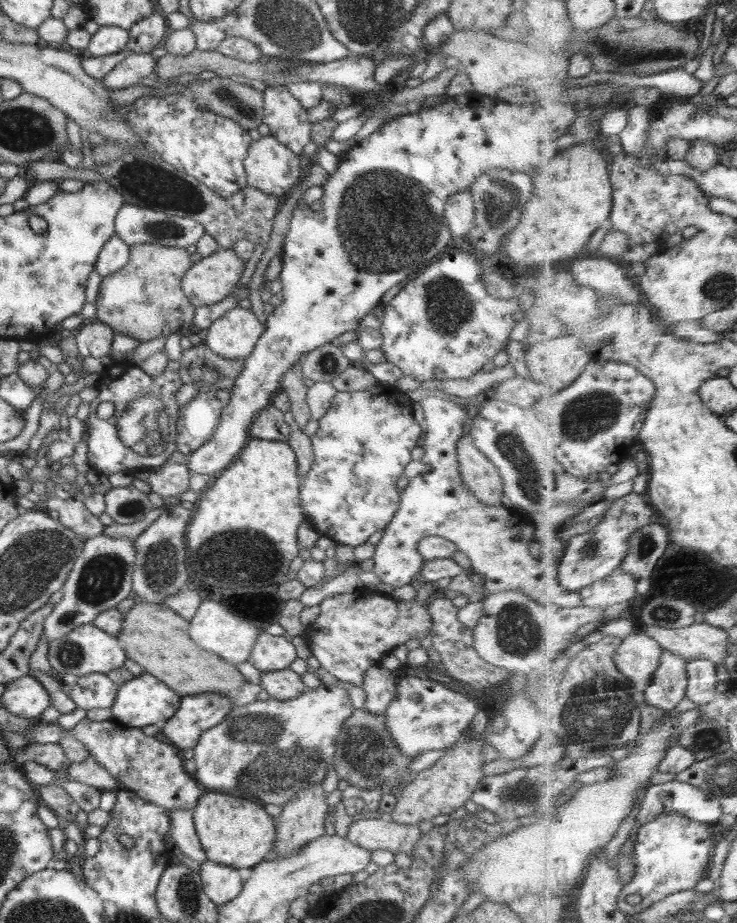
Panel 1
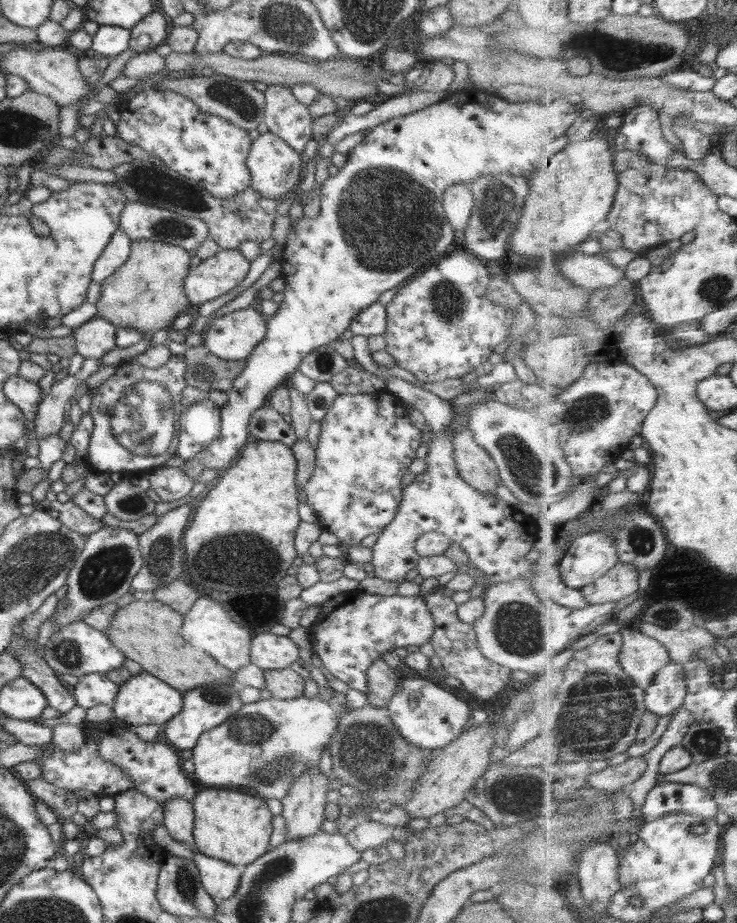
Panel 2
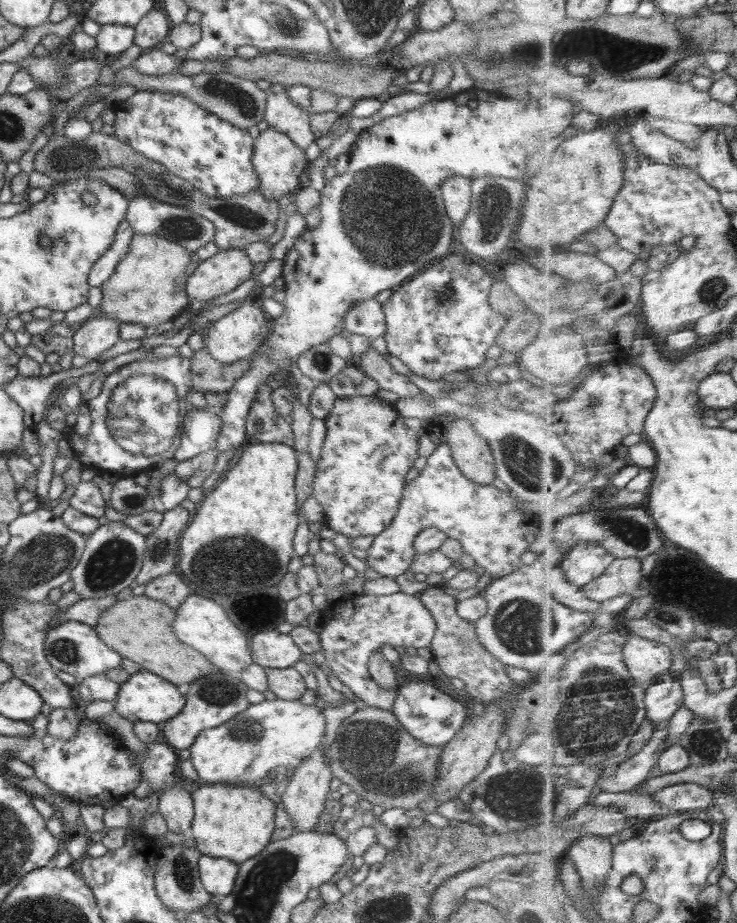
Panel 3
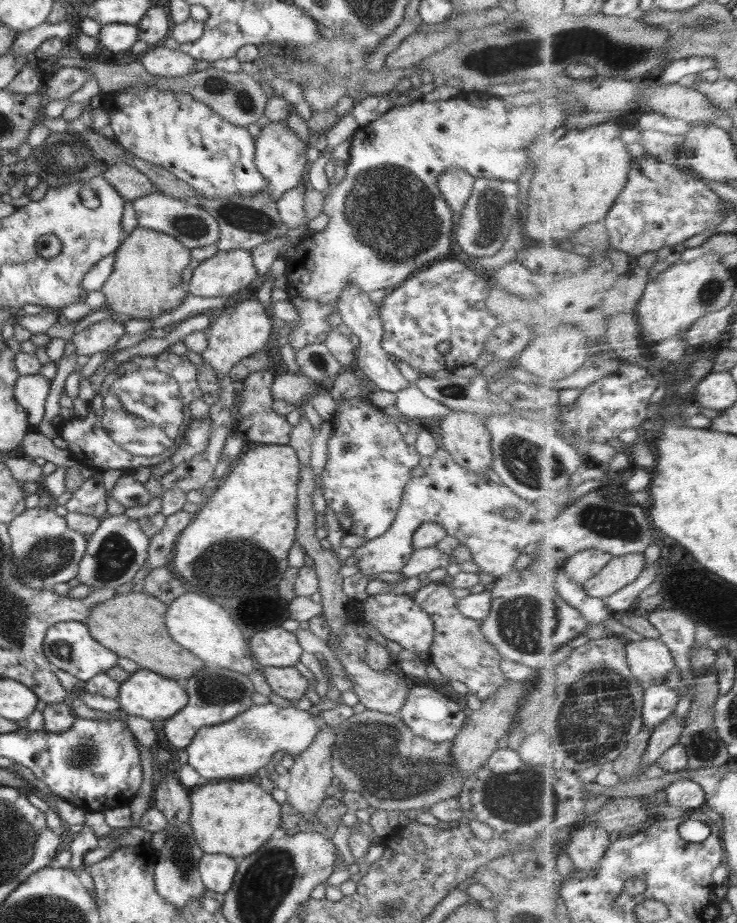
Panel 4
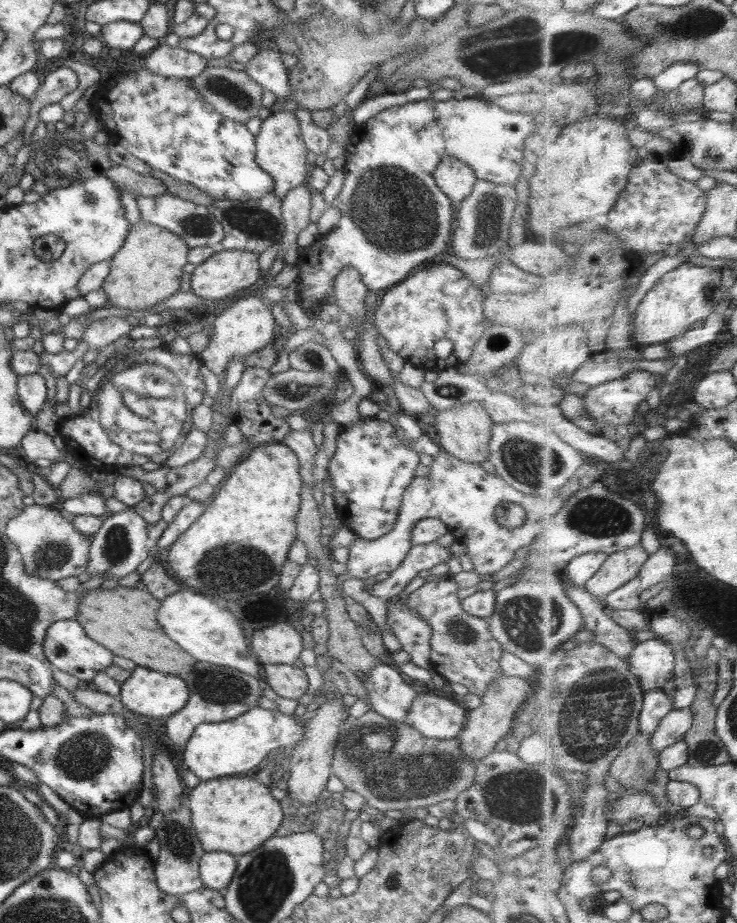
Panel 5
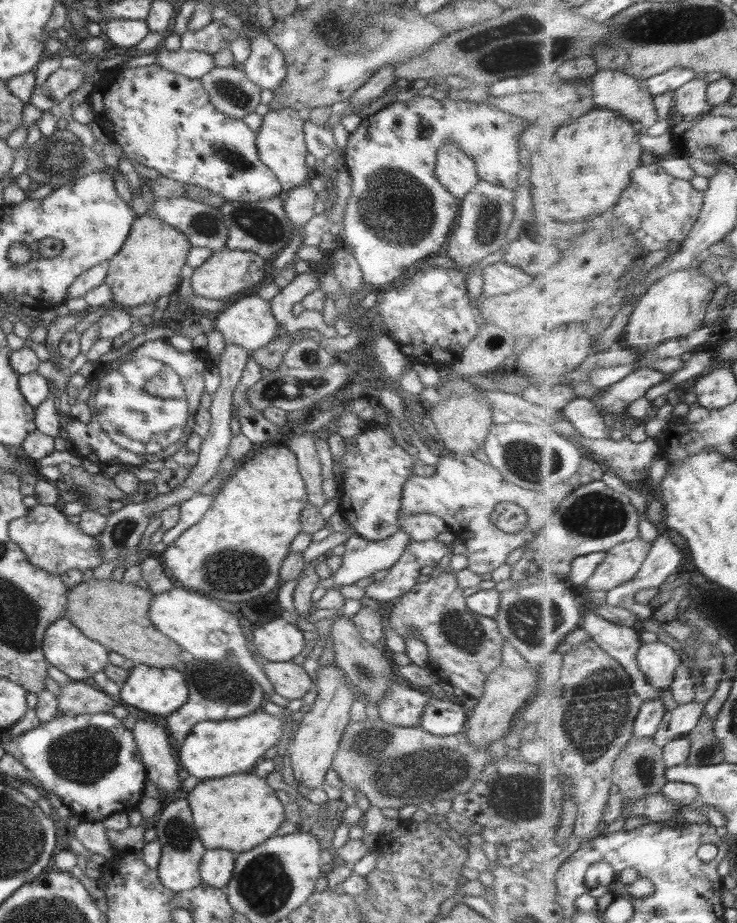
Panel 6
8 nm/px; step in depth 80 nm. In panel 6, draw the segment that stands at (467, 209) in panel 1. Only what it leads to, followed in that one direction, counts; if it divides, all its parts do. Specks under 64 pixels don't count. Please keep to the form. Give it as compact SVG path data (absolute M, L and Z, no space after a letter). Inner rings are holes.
M446 142L437 150L435 173L440 184L458 200L468 194L479 181L476 163L460 149L460 145L450 142Z

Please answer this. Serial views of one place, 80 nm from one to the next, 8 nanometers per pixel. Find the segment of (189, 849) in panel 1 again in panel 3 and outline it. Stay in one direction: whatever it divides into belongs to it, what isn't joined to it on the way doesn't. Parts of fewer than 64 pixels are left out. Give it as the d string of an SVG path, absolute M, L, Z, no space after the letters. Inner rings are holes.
M172 787L159 794L159 813L174 834L190 832L194 816L193 798L189 789Z

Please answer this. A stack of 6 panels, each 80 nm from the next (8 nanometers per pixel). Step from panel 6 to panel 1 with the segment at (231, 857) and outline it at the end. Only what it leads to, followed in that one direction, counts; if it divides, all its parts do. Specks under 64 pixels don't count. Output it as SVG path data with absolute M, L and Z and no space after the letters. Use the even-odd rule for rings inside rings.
M206 859L200 864L202 890L216 906L234 900L242 890L244 880L238 869Z

